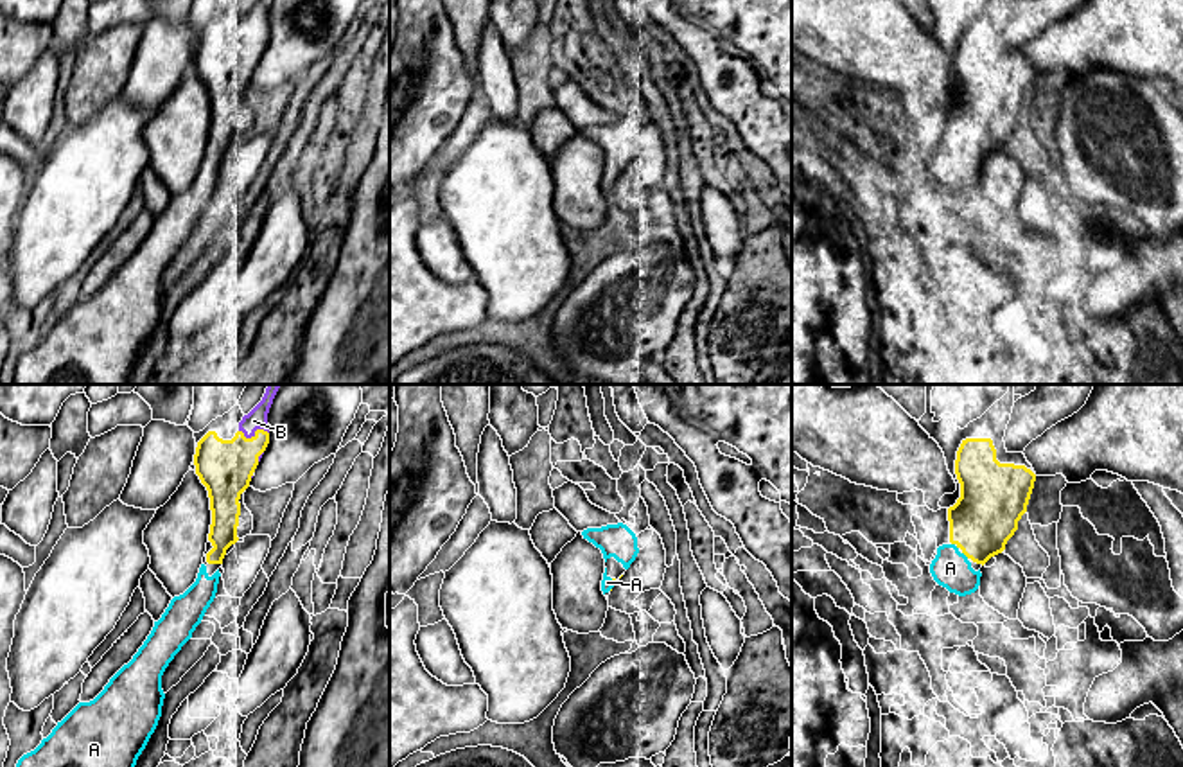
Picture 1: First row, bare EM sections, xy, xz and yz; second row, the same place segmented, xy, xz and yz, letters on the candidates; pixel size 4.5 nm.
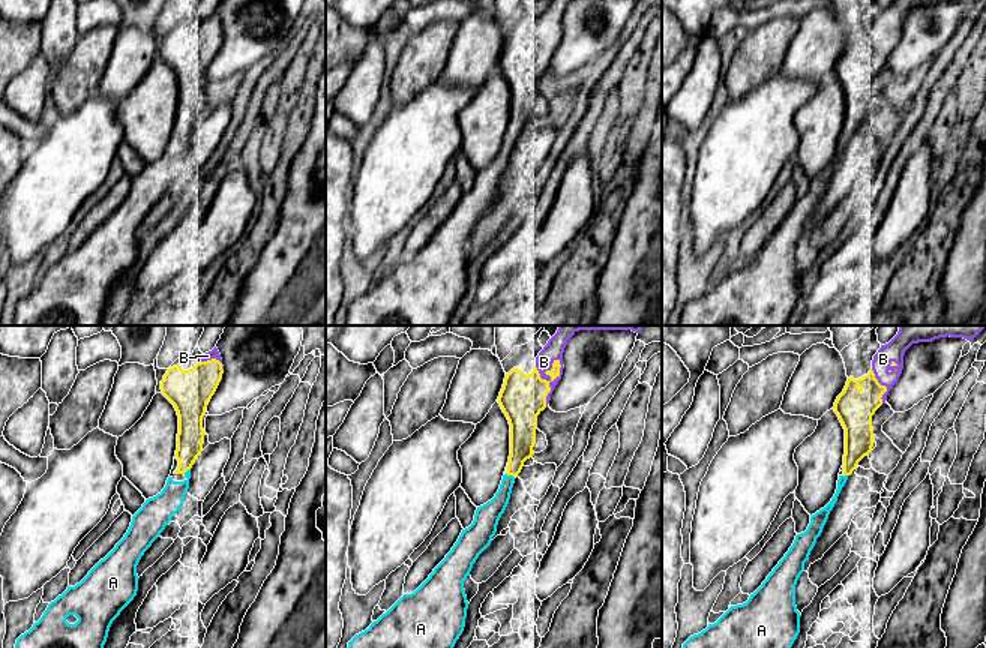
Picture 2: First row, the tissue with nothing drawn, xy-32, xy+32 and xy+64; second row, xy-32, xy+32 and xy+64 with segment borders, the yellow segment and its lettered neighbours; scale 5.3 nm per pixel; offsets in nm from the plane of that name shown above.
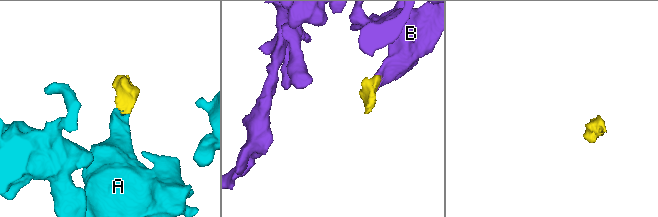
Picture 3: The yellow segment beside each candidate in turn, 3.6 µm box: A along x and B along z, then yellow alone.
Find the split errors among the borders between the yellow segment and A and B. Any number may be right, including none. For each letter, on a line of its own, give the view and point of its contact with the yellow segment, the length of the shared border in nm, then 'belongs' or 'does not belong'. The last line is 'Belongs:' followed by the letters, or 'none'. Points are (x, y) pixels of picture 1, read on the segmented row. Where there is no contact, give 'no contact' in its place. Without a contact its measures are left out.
A: meets yellow in yz at (957, 546); contact 40 nm long; belongs
B: meets yellow in xy at (255, 433); contact 140 nm long; belongs
Belongs: A, B

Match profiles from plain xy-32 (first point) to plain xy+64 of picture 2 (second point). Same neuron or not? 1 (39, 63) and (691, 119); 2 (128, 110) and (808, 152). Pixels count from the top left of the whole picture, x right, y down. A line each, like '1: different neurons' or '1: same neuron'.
1: same neuron
2: same neuron

